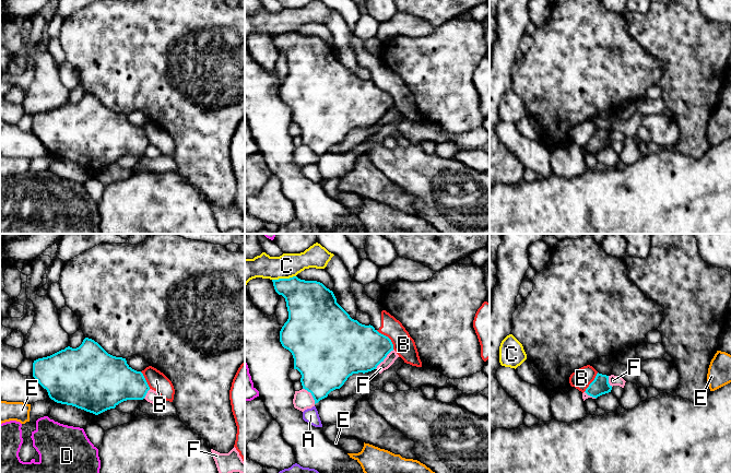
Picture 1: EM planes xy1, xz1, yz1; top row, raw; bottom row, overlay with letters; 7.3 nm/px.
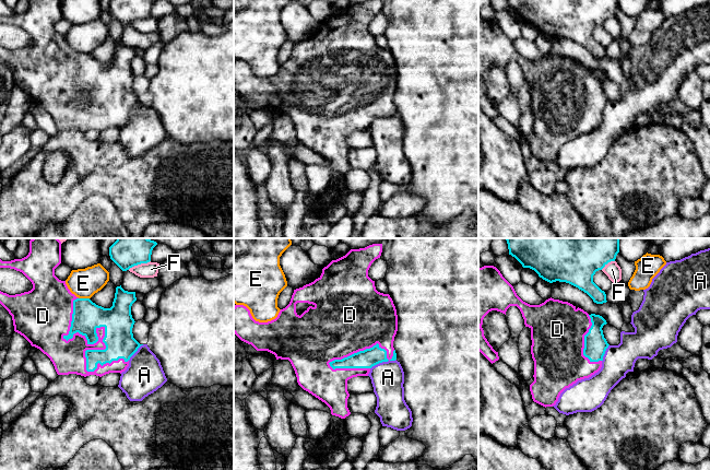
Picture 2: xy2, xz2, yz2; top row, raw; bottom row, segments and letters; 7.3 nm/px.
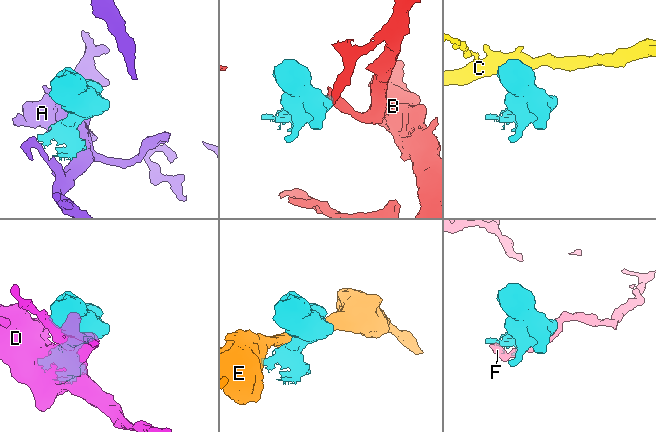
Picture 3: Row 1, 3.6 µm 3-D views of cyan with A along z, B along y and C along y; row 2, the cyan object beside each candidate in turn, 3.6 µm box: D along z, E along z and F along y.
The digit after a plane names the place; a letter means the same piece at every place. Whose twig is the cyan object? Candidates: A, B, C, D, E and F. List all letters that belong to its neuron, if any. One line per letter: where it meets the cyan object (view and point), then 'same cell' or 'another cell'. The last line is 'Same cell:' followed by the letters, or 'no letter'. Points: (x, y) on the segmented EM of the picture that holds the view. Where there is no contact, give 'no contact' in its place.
A: contact xz2 (379, 362); another cell
B: contact xz1 (388, 338); another cell
C: contact xz1 (283, 279); another cell
D: contact xy2 (105, 330); same cell
E: contact xy2 (84, 298); another cell
F: contact xy2 (139, 263); another cell
Same cell: D

